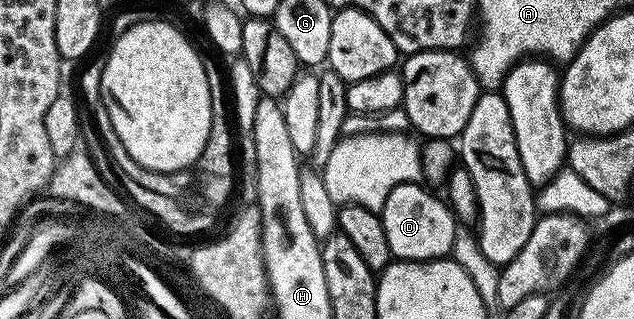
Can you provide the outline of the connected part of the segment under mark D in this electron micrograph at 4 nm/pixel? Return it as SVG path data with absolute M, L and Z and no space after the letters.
M420 181L404 182L395 188L391 188L391 196L380 210L383 232L387 232L387 244L389 253L394 259L402 262L431 262L435 258L447 258L452 255L453 246L457 242L459 223L446 199L436 198L429 190L421 187Z

